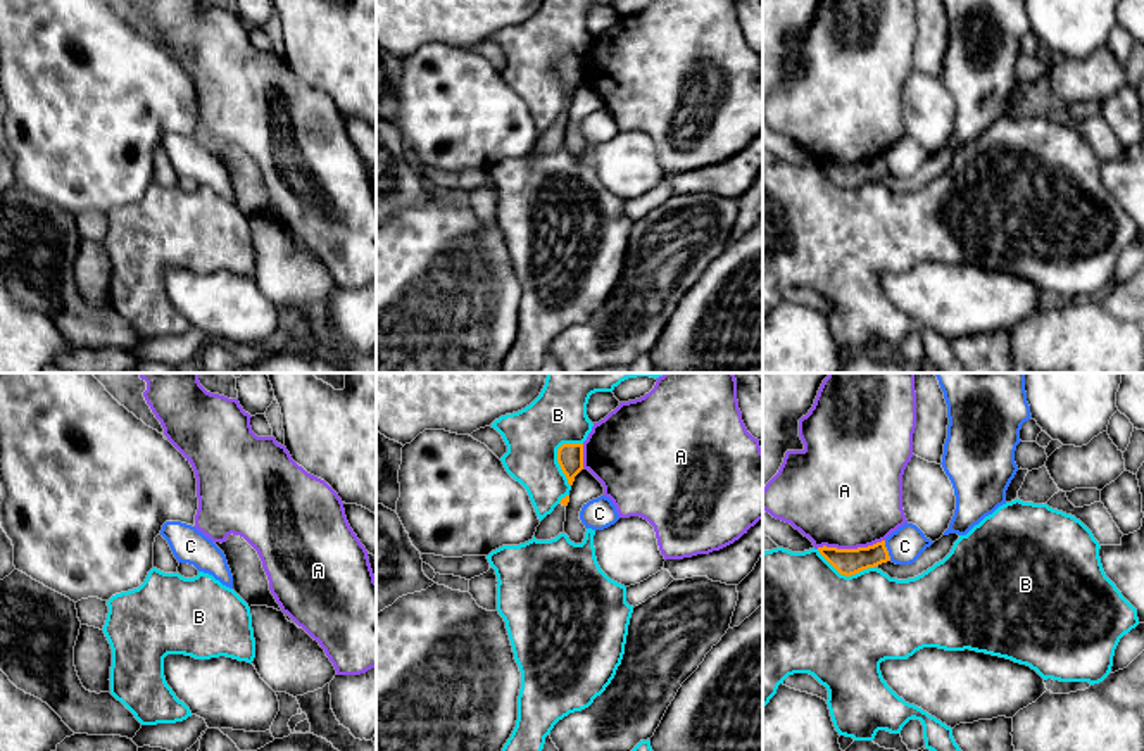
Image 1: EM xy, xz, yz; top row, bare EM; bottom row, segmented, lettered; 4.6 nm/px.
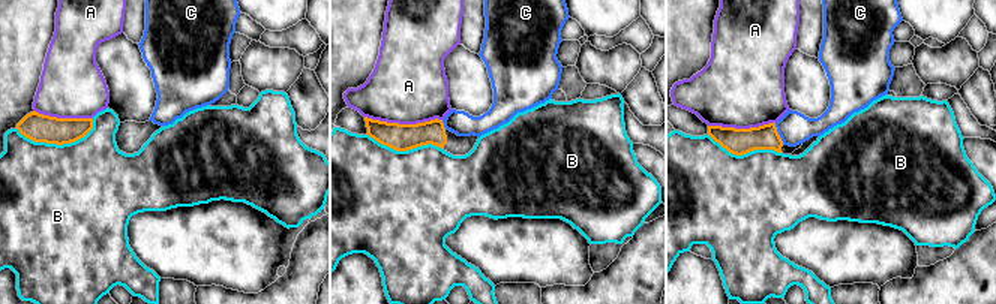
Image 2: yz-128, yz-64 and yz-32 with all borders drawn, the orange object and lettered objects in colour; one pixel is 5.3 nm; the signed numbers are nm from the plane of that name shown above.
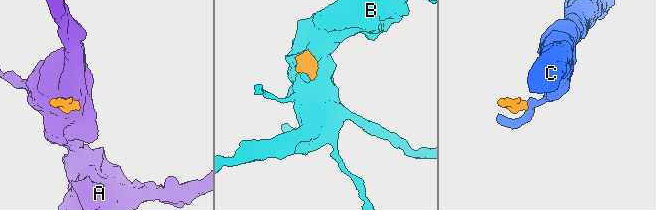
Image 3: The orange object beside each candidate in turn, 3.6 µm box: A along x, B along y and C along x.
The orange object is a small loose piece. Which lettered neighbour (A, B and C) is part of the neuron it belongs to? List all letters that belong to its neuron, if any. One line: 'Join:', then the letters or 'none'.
Join: none

